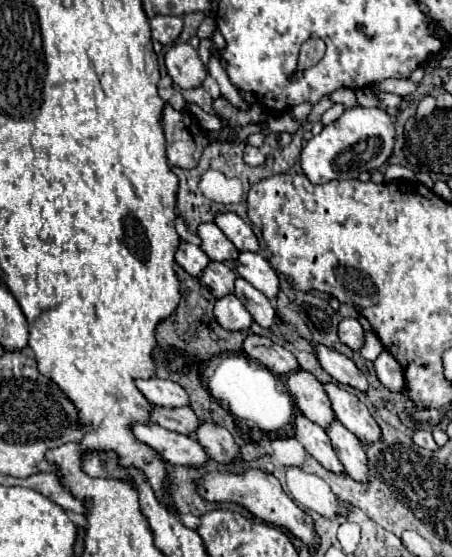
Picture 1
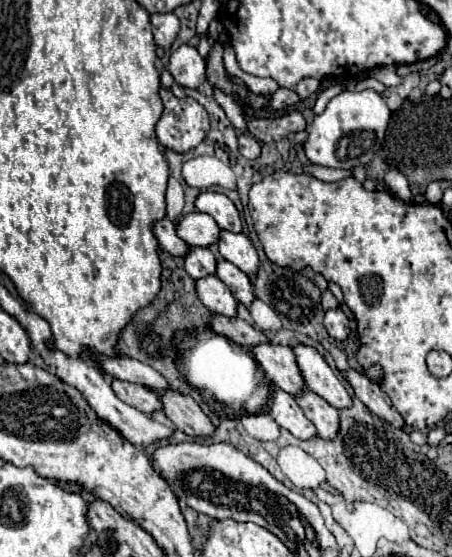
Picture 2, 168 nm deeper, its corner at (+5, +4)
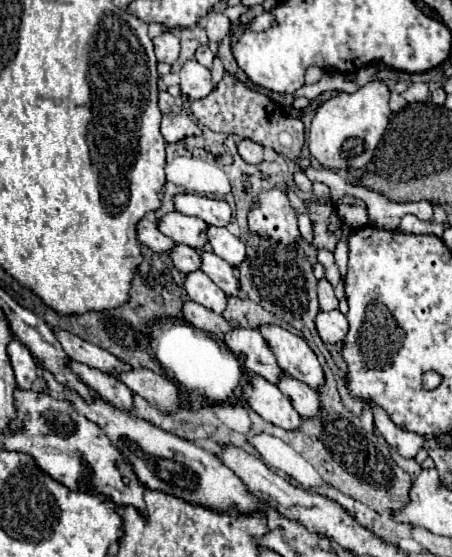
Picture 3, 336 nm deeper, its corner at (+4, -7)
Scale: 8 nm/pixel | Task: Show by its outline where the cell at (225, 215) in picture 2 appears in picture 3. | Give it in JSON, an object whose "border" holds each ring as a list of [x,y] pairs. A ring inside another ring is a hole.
{"border":[[[178,194],[174,204],[178,212],[202,218],[210,226],[228,226],[232,220],[232,208],[224,200],[212,200],[198,194]]]}

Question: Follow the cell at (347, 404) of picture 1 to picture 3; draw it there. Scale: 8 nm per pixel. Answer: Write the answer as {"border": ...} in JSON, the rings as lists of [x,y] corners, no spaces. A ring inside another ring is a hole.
{"border":[[[264,326],[260,330],[276,354],[280,368],[292,378],[308,384],[314,390],[324,386],[324,370],[316,354],[304,342],[304,338],[280,328],[280,326]]]}

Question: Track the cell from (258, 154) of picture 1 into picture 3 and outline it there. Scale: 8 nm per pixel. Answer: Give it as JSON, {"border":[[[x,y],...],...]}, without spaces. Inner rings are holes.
{"border":[[[240,140],[238,142],[238,154],[248,162],[248,164],[260,164],[262,162],[262,152],[264,148],[252,140]]]}

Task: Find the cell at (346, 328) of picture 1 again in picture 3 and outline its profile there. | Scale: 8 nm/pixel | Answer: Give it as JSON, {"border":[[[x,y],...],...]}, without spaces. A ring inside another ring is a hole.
{"border":[[[340,310],[320,312],[316,316],[316,330],[324,344],[336,344],[342,342],[348,334],[348,320]]]}

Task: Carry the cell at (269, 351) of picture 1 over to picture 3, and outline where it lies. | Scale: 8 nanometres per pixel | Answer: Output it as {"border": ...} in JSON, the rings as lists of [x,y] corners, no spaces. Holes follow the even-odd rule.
{"border":[[[186,302],[182,312],[184,312],[184,318],[192,326],[196,326],[196,328],[200,328],[200,330],[216,336],[216,338],[222,338],[224,334],[228,334],[232,330],[232,326],[224,320],[224,316],[220,316],[220,314],[208,310],[196,302]]]}

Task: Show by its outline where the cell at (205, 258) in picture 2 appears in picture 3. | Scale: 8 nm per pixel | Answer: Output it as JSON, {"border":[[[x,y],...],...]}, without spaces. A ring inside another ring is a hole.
{"border":[[[182,244],[174,246],[174,250],[170,252],[170,256],[172,256],[172,262],[174,262],[174,266],[176,266],[180,272],[184,272],[184,274],[196,272],[196,270],[202,266],[198,250],[194,250],[194,248],[188,248],[188,246],[182,246]]]}

